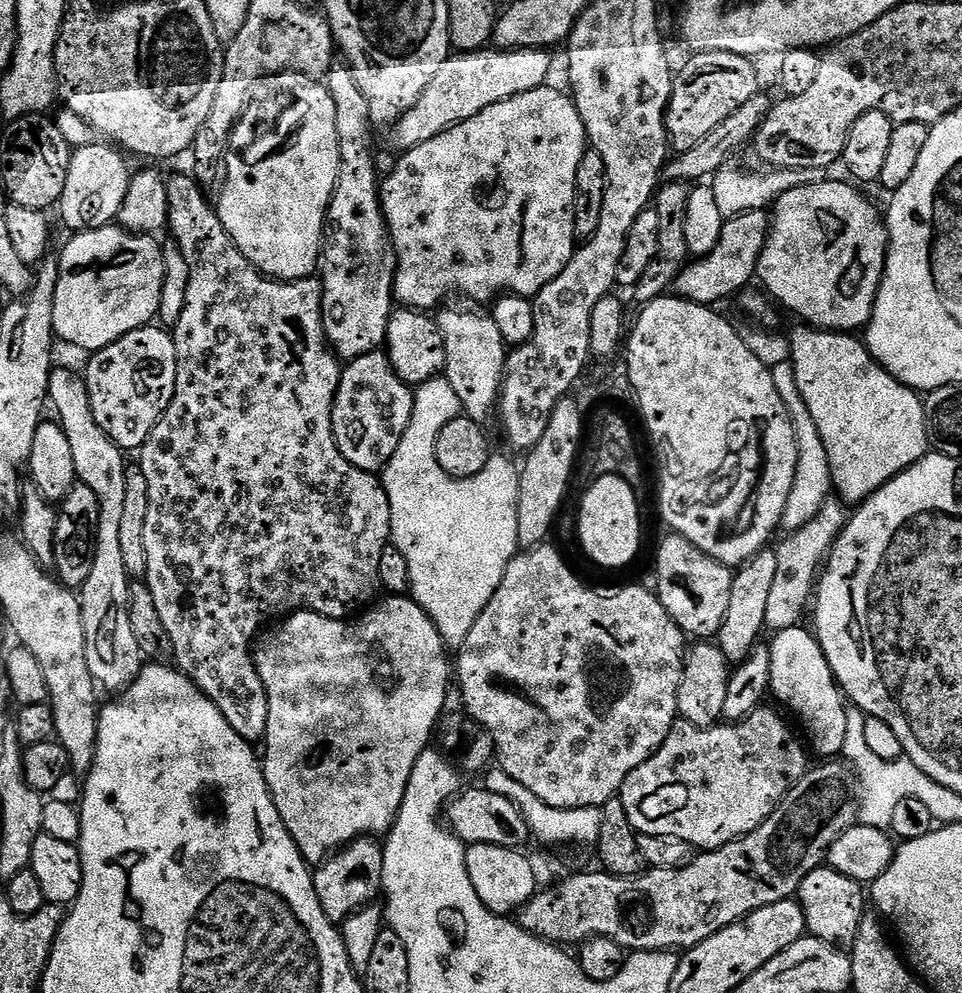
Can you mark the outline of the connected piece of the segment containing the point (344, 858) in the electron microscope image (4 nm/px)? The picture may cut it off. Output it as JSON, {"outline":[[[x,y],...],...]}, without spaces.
{"outline":[[[372,838],[352,841],[347,848],[339,849],[311,873],[312,895],[319,911],[329,925],[340,926],[360,909],[369,907],[372,895],[381,891],[380,874],[383,847]]]}

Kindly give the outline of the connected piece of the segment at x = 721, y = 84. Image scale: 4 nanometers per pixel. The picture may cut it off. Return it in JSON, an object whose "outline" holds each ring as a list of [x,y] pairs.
{"outline":[[[696,64],[693,68],[684,68],[678,71],[672,78],[672,93],[668,98],[668,108],[664,111],[664,131],[666,133],[667,143],[670,145],[673,153],[679,154],[690,150],[690,146],[698,146],[714,126],[722,126],[734,110],[738,110],[748,101],[750,89],[748,89],[748,80],[740,72],[735,72],[732,68],[715,68],[712,64]]]}

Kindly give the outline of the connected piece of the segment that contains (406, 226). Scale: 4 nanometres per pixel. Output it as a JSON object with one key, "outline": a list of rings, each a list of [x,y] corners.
{"outline":[[[551,86],[535,88],[526,94],[518,94],[514,98],[506,98],[506,102],[494,102],[494,106],[486,106],[482,114],[474,114],[474,118],[466,118],[458,126],[438,134],[438,138],[430,138],[430,142],[422,142],[422,146],[414,146],[403,153],[400,161],[392,168],[388,177],[383,177],[378,188],[380,211],[386,221],[386,236],[390,248],[396,251],[396,276],[394,272],[394,296],[401,300],[408,310],[426,310],[440,304],[451,292],[457,292],[468,300],[488,300],[492,302],[501,294],[511,294],[523,298],[534,298],[547,284],[554,282],[562,274],[572,255],[573,245],[568,245],[568,224],[570,228],[570,209],[578,191],[578,173],[581,171],[580,159],[586,152],[586,137],[580,116],[576,113],[576,105],[567,95],[555,92]]]}

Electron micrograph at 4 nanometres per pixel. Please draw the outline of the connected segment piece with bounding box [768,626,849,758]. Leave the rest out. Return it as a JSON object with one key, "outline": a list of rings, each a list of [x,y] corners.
{"outline":[[[798,626],[784,629],[771,637],[773,640],[770,640],[768,650],[768,687],[771,694],[776,695],[778,703],[785,704],[790,711],[800,715],[801,722],[808,727],[809,734],[816,739],[817,754],[828,756],[824,758],[836,758],[836,755],[846,748],[848,738],[849,721],[844,720],[845,701],[842,699],[842,693],[836,681],[832,678],[832,671],[828,669],[828,663],[823,658],[820,645],[816,643],[815,635],[811,631],[806,632],[802,629]]]}

